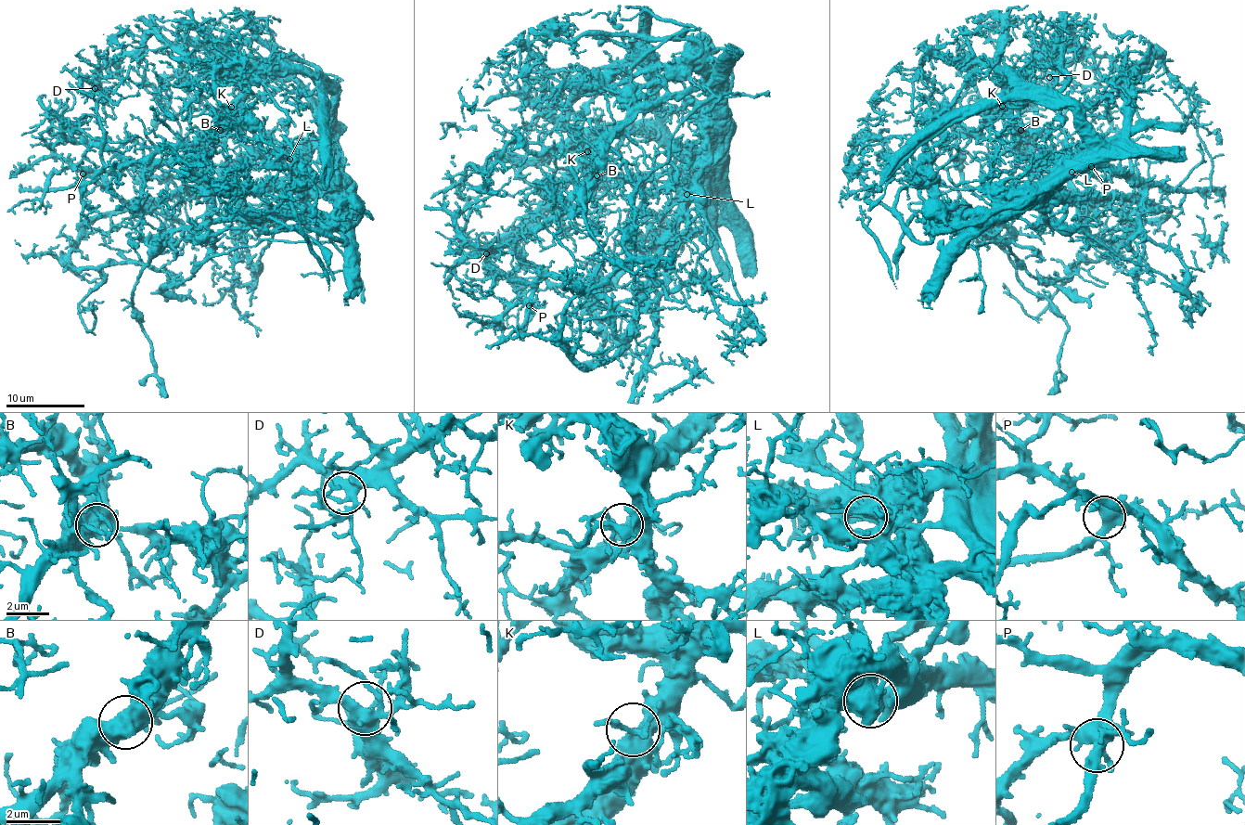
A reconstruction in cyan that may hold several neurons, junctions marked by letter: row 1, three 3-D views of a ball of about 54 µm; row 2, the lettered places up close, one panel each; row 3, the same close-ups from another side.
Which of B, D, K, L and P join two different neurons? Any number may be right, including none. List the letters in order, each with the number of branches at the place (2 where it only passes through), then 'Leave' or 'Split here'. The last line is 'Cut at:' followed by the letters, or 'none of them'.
B: Branches: 3. Leave
D: Branches: 5. Leave
K: Branches: 3. Leave
L: Branches: 3. Split here
P: Branches: 7. Leave
Cut at: L

